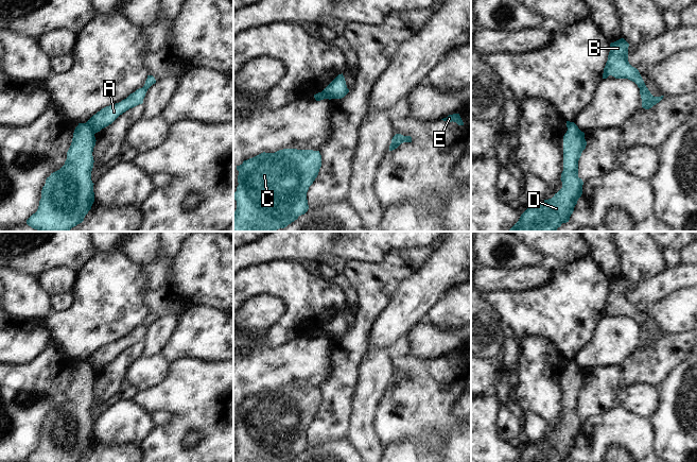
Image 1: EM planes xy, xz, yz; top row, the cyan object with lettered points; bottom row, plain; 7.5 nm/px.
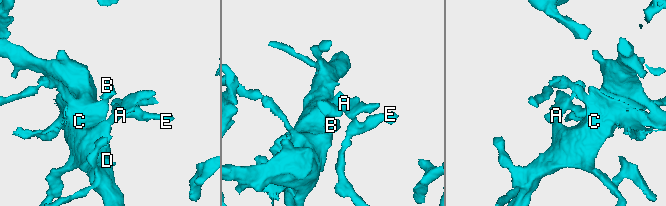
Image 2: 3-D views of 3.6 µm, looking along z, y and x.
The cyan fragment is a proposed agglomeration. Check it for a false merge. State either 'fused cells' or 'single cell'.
fused cells

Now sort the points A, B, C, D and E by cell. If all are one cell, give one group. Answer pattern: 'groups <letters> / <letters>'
groups A E / B C D

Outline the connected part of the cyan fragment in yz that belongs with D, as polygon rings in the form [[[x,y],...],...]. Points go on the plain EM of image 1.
[[[576,362],[568,365],[563,374],[562,426],[552,437],[529,442],[516,462],[562,462],[570,458],[582,432],[583,420],[578,415],[578,398],[586,387],[585,371]]]

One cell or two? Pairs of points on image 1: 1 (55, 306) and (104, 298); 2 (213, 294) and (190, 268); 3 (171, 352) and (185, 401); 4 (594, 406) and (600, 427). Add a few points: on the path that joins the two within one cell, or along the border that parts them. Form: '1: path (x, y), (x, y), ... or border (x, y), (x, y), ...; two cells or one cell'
1: border (71, 293), (71, 303), (49, 317); two cells
2: path (210, 288), (196, 274); one cell
3: border (197, 359), (178, 358), (172, 362); two cells
4: border (619, 407), (613, 407), (584, 421); two cells

